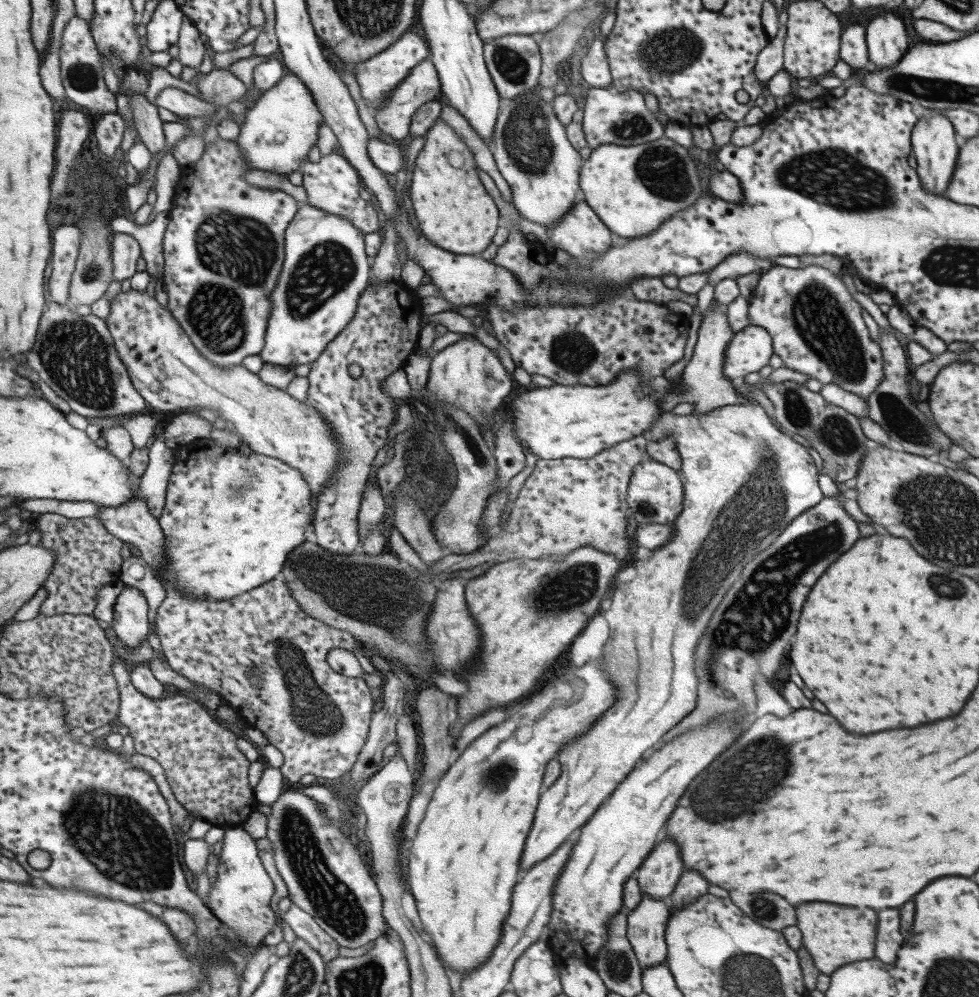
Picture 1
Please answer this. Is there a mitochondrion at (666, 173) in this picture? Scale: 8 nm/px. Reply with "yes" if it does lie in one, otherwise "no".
yes

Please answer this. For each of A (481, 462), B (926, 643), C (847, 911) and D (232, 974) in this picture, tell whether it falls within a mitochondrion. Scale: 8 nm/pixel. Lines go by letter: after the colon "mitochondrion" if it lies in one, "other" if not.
A: mitochondrion
B: other
C: other
D: other

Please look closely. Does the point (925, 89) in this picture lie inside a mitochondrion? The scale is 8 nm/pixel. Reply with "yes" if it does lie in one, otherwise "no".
yes

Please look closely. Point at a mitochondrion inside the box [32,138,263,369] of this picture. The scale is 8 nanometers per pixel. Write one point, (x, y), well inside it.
(93, 270)

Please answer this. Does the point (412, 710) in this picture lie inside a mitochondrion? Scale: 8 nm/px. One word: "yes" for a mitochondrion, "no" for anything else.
no

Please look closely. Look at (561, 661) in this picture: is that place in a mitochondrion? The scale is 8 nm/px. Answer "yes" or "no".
no

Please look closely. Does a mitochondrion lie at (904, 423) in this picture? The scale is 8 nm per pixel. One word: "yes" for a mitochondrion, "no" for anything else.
yes

